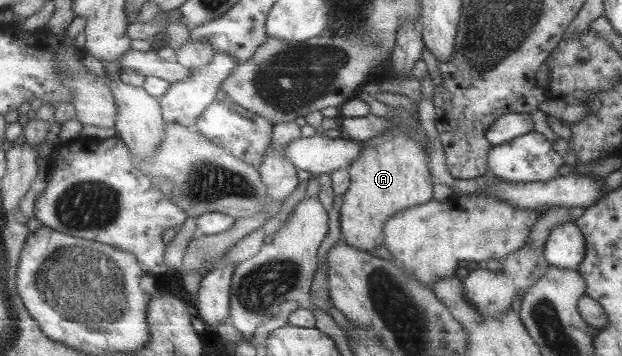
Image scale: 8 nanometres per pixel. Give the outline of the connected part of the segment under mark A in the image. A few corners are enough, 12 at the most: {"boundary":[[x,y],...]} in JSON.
{"boundary":[[418,112],[366,142],[350,167],[342,237],[387,247],[387,222],[434,199]]}

